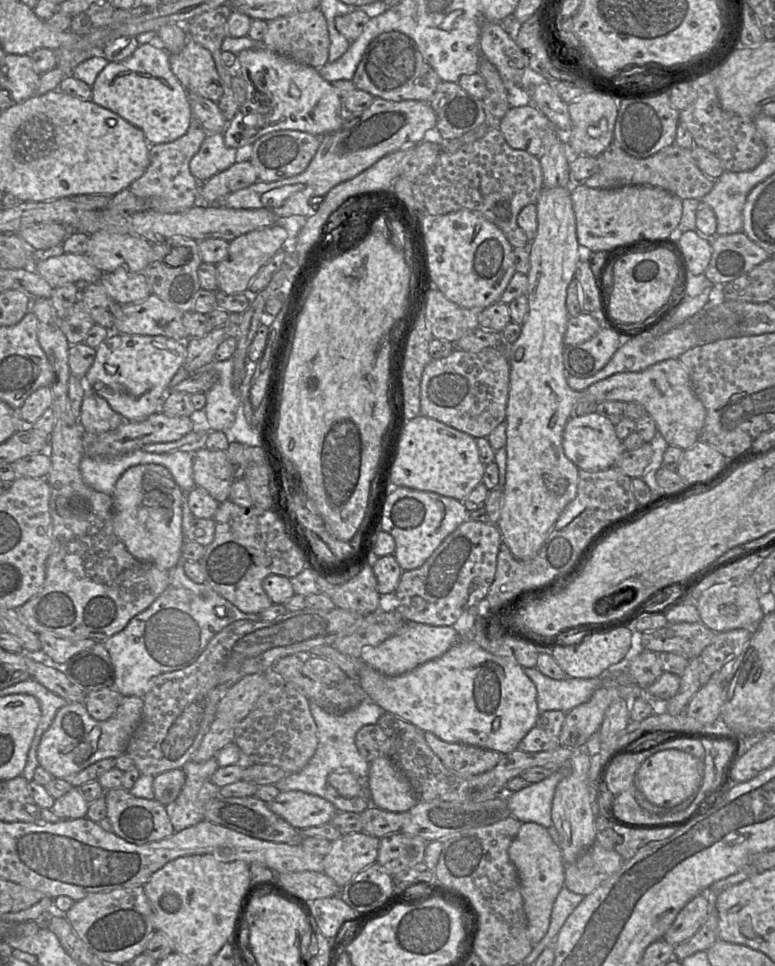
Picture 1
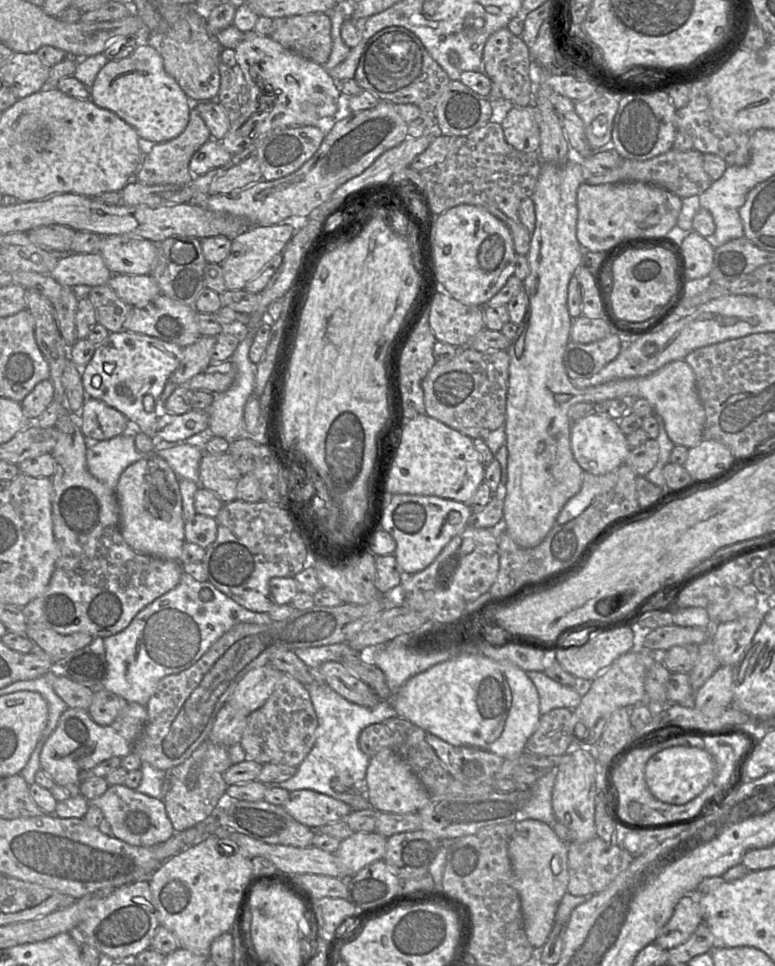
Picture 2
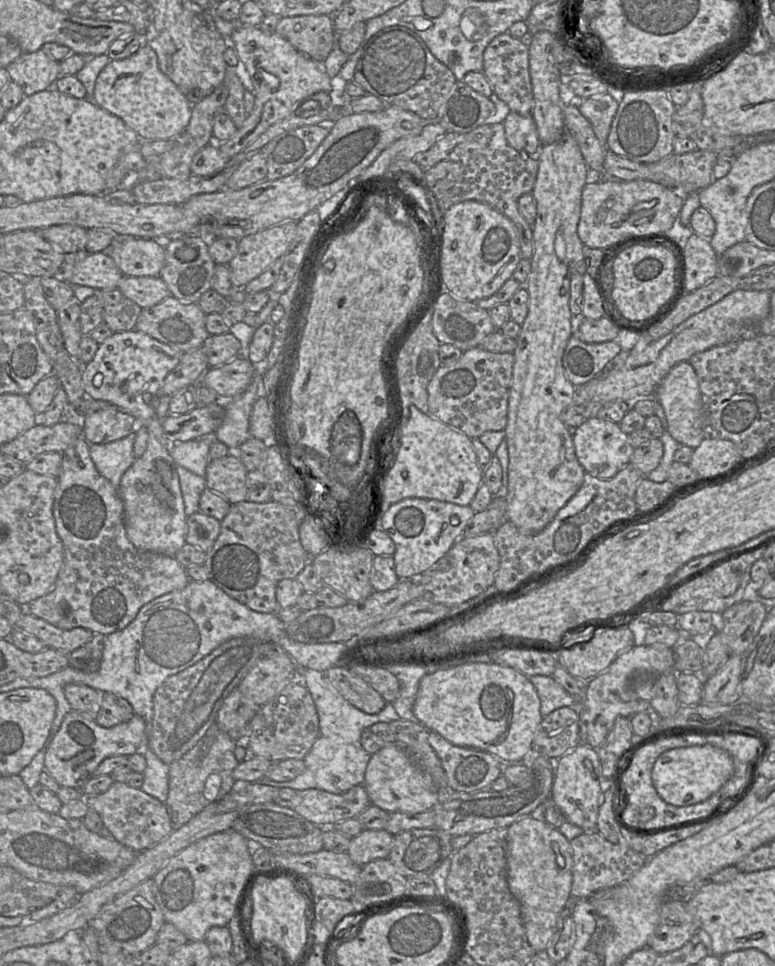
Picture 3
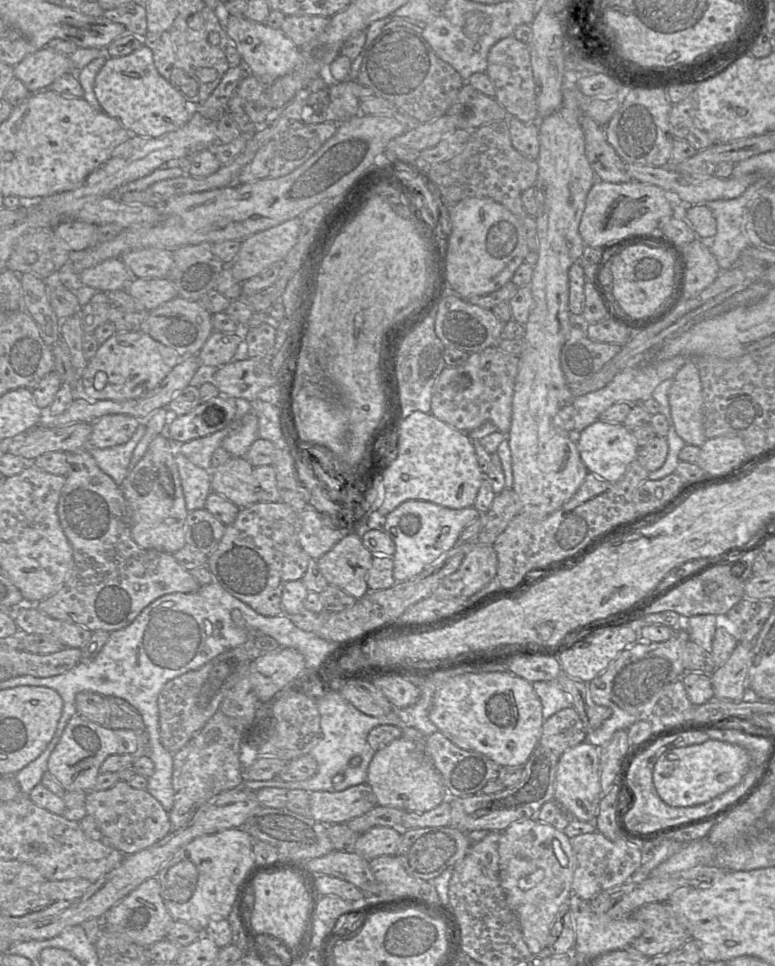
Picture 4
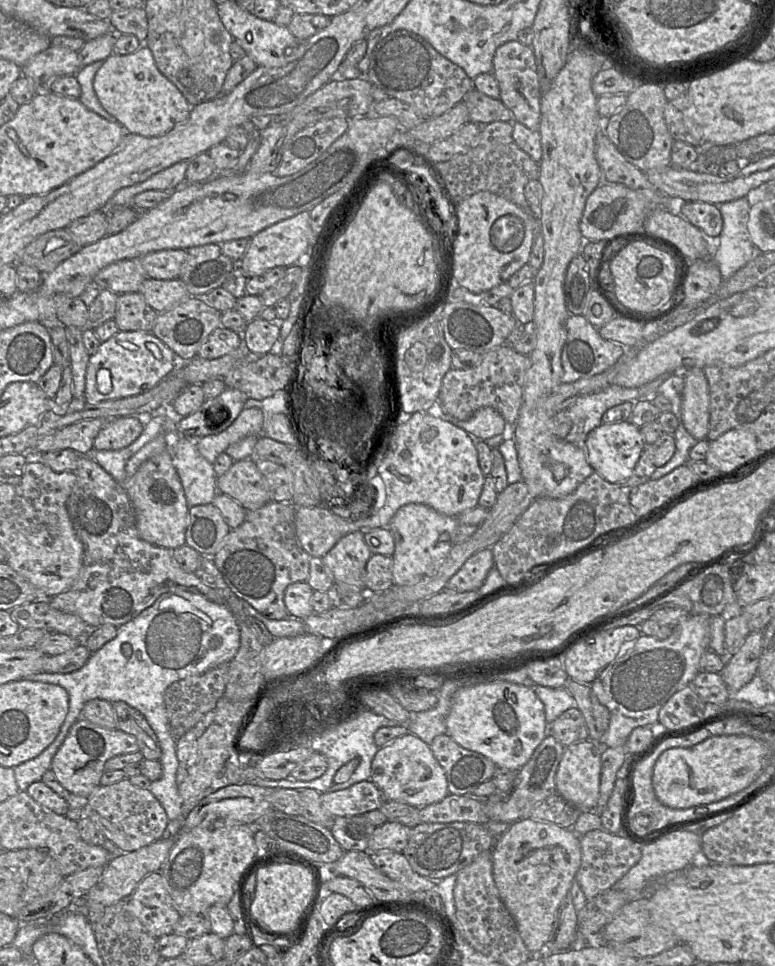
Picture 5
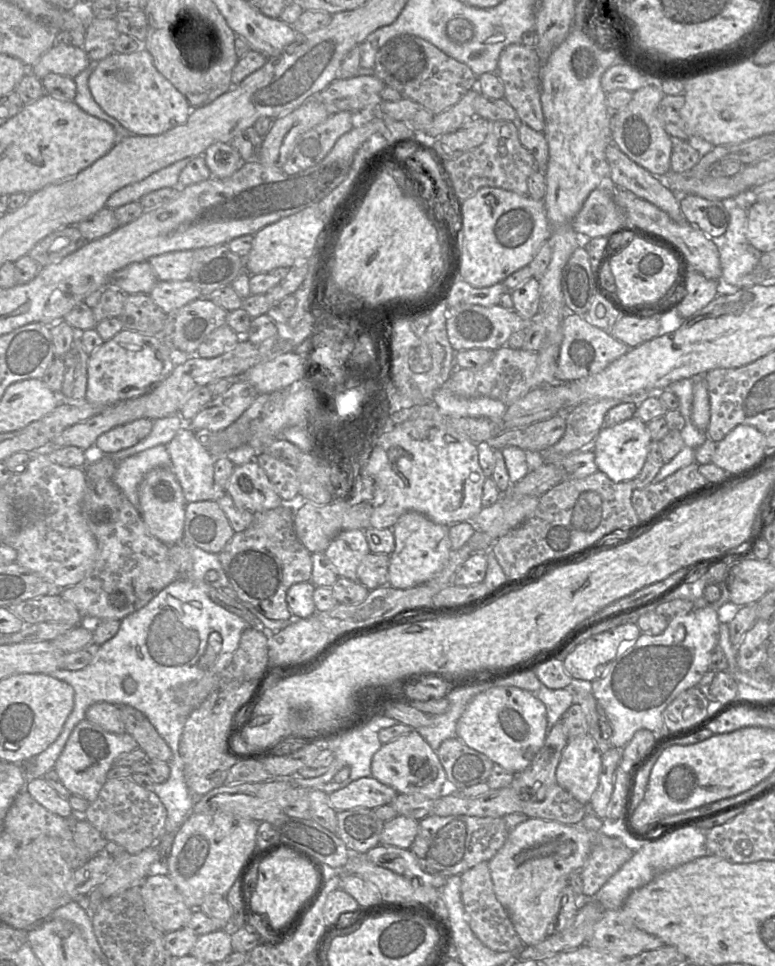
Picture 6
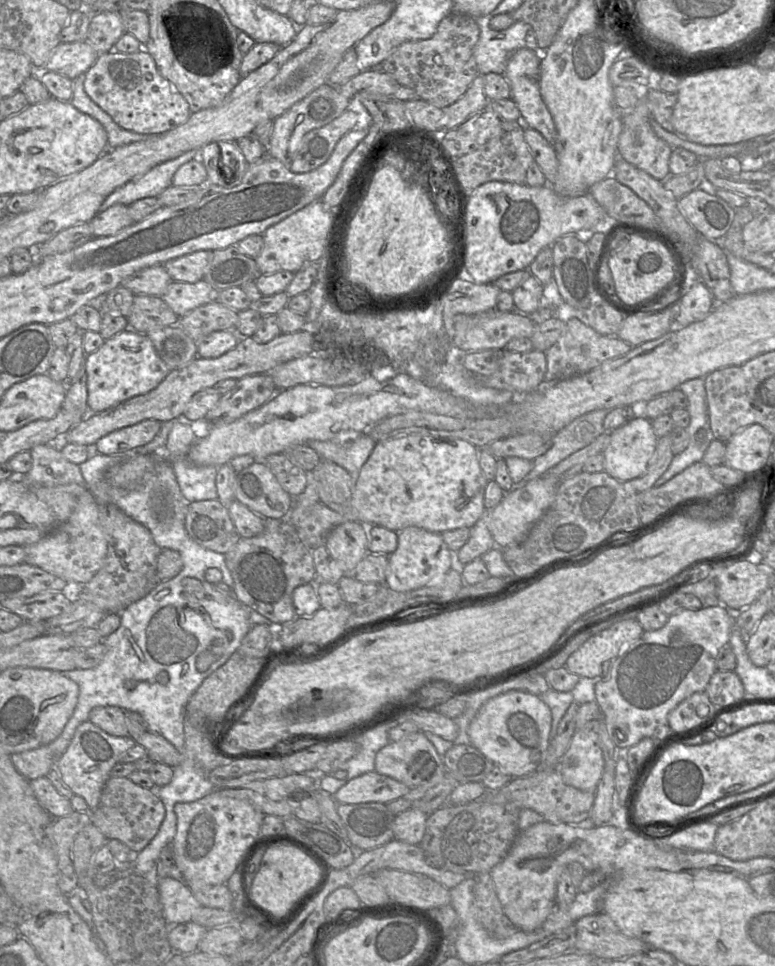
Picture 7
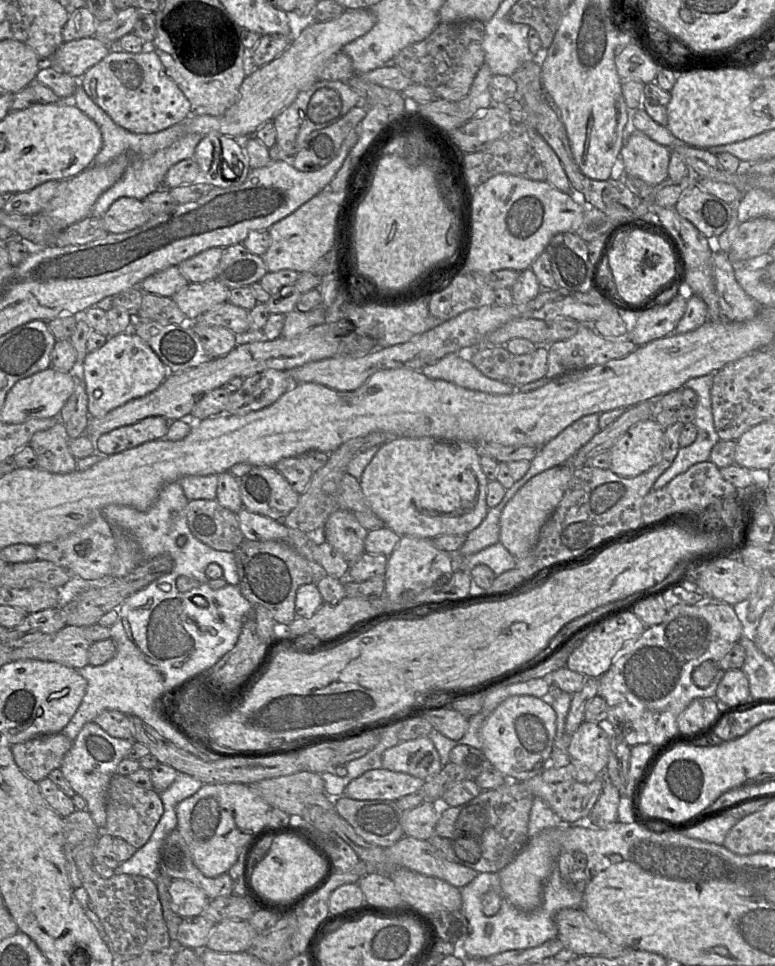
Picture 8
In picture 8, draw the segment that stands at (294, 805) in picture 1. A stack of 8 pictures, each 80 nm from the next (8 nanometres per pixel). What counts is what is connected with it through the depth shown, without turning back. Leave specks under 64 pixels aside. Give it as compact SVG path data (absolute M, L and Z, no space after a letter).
M387 769L369 770L353 779L345 788L344 796L354 800L391 800L421 789L425 780L406 773Z

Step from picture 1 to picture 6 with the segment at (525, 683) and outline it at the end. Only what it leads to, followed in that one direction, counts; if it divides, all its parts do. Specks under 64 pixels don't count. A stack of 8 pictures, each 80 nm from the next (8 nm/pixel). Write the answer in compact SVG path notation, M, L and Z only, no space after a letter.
M498 686L475 695L467 704L456 724L456 735L464 744L487 756L494 764L510 773L526 769L544 745L547 736L546 707L538 697L513 686Z

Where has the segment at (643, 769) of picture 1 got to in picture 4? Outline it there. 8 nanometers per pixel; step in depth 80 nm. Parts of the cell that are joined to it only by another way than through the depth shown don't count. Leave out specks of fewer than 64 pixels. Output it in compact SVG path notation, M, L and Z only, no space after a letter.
M708 739L695 744L665 751L656 761L653 768L653 784L661 800L671 807L688 807L704 804L727 792L741 782L750 765L749 752L736 744Z

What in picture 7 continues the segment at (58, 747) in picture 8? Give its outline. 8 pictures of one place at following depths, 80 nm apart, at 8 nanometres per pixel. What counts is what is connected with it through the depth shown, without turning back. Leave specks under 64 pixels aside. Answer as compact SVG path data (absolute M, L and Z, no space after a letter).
M48 745L14 753L11 760L17 771L29 781L46 776L55 767L55 758Z

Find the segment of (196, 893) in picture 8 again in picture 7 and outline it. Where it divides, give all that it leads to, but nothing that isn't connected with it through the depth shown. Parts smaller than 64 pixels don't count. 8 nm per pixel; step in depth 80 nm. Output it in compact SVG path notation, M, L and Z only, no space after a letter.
M179 875L156 879L156 885L170 926L190 922L195 911L203 907Z

